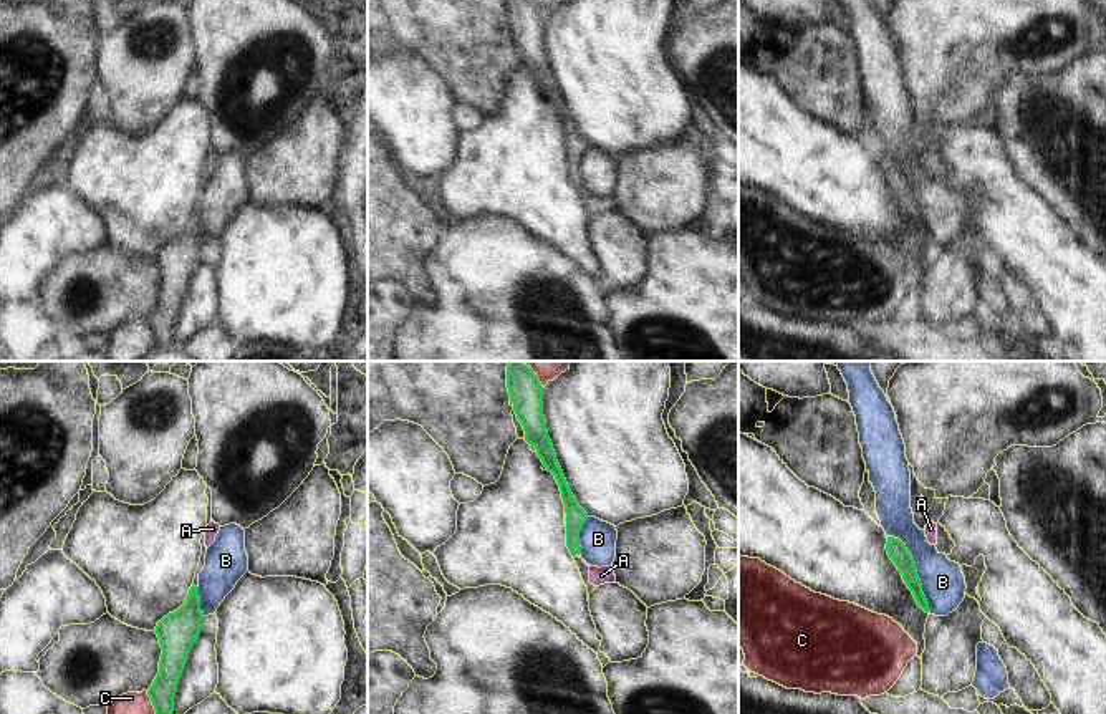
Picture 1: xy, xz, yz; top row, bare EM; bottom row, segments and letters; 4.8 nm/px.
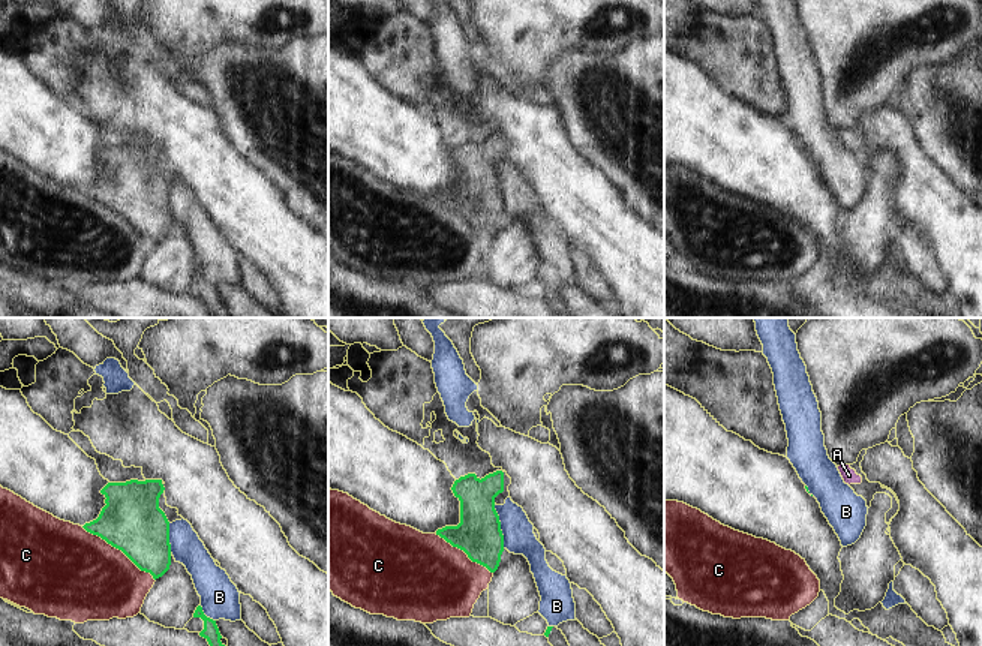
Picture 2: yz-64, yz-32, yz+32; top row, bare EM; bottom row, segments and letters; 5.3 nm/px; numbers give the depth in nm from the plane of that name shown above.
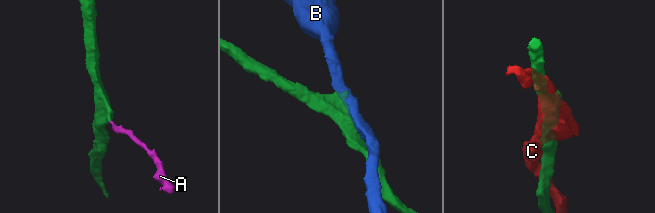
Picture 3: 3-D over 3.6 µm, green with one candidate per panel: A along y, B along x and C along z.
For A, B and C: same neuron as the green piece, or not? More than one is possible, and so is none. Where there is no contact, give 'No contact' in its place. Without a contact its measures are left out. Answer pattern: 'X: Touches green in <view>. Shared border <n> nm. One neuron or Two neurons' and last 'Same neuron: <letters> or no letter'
A: Touches green in xz. Shared border 30 nm. One neuron
B: Touches green in yz. Shared border 420 nm. Two neurons
C: Touches green in xy. Shared border 120 nm. Two neurons
Same neuron: A

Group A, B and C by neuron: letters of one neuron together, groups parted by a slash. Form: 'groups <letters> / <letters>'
groups A / B / C

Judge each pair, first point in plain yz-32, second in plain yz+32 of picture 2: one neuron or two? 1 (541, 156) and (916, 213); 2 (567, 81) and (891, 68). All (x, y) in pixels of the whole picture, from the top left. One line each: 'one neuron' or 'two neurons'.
1: one neuron
2: two neurons

